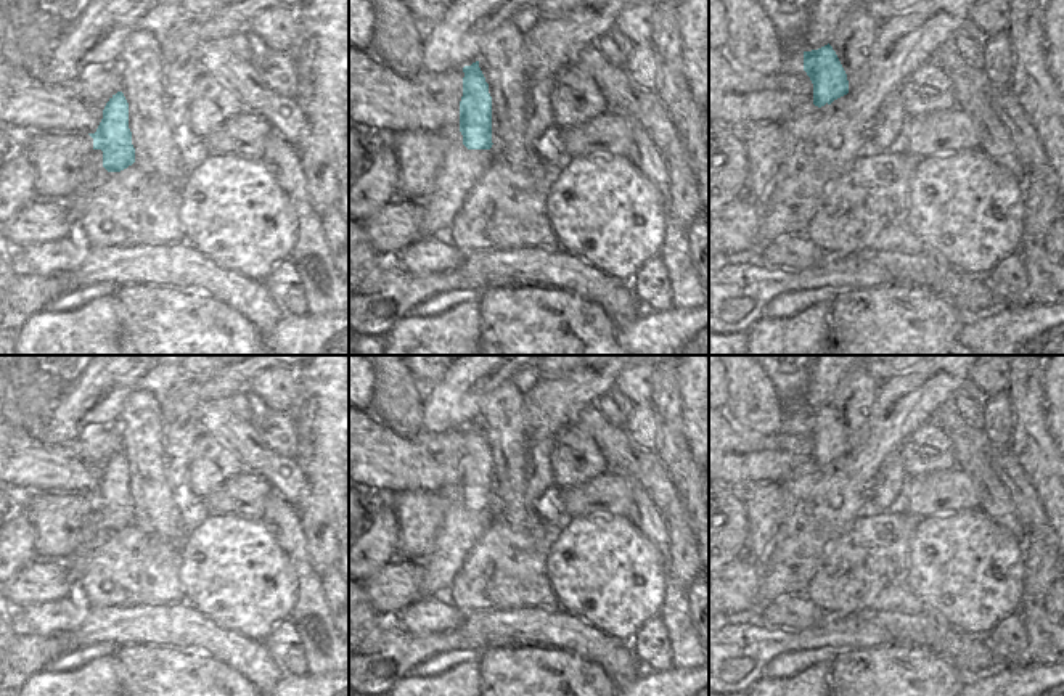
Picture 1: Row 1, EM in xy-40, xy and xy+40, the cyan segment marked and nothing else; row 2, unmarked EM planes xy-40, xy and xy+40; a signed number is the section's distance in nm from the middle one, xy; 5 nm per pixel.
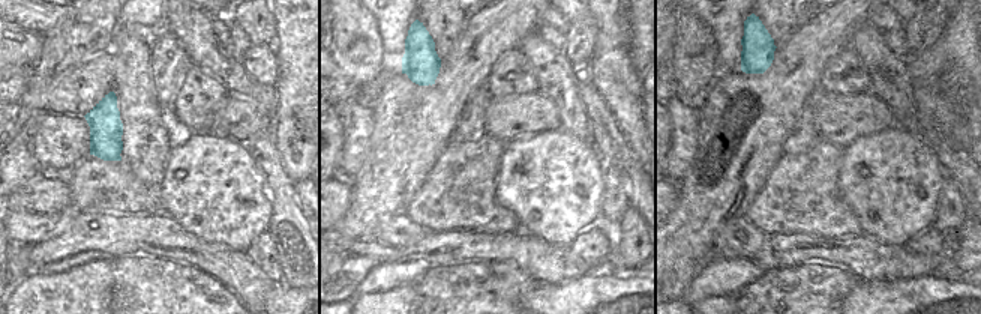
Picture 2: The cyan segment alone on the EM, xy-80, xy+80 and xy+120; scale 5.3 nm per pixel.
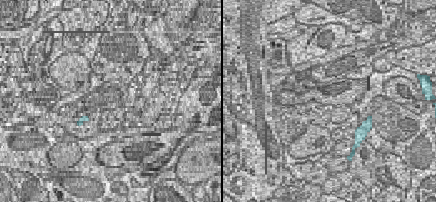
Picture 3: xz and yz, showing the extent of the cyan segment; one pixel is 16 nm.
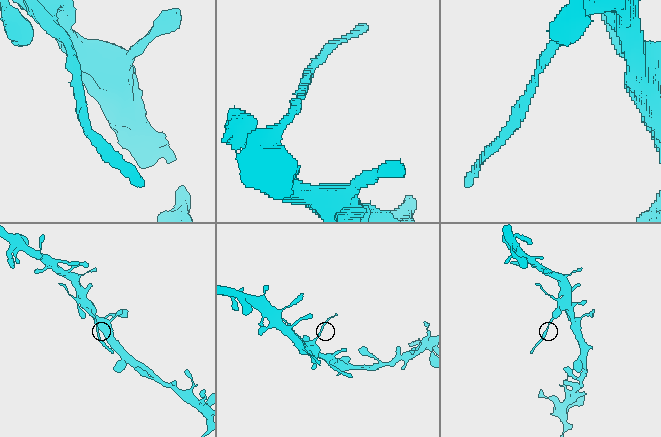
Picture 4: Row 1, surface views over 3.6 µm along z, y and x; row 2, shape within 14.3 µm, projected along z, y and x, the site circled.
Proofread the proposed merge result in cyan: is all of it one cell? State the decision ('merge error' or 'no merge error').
merge error

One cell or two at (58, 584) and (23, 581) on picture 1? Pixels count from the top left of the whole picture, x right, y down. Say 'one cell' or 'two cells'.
one cell

